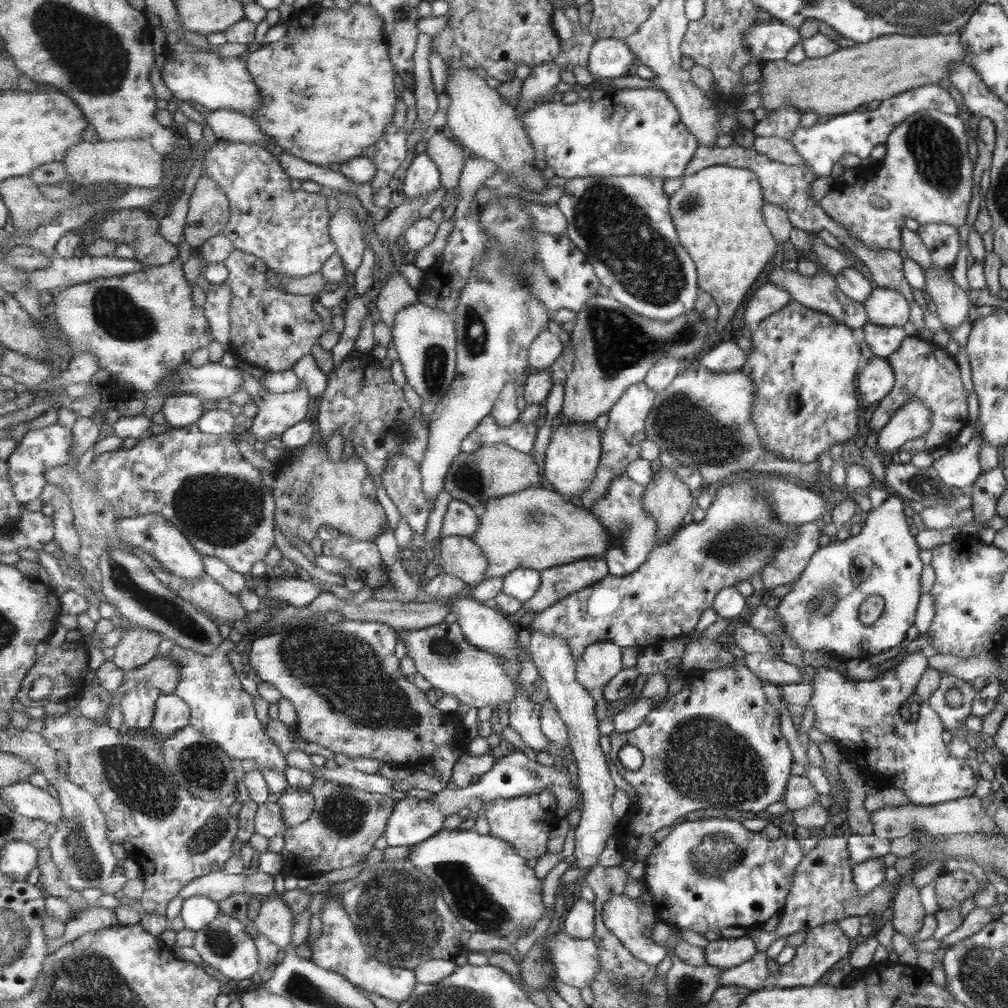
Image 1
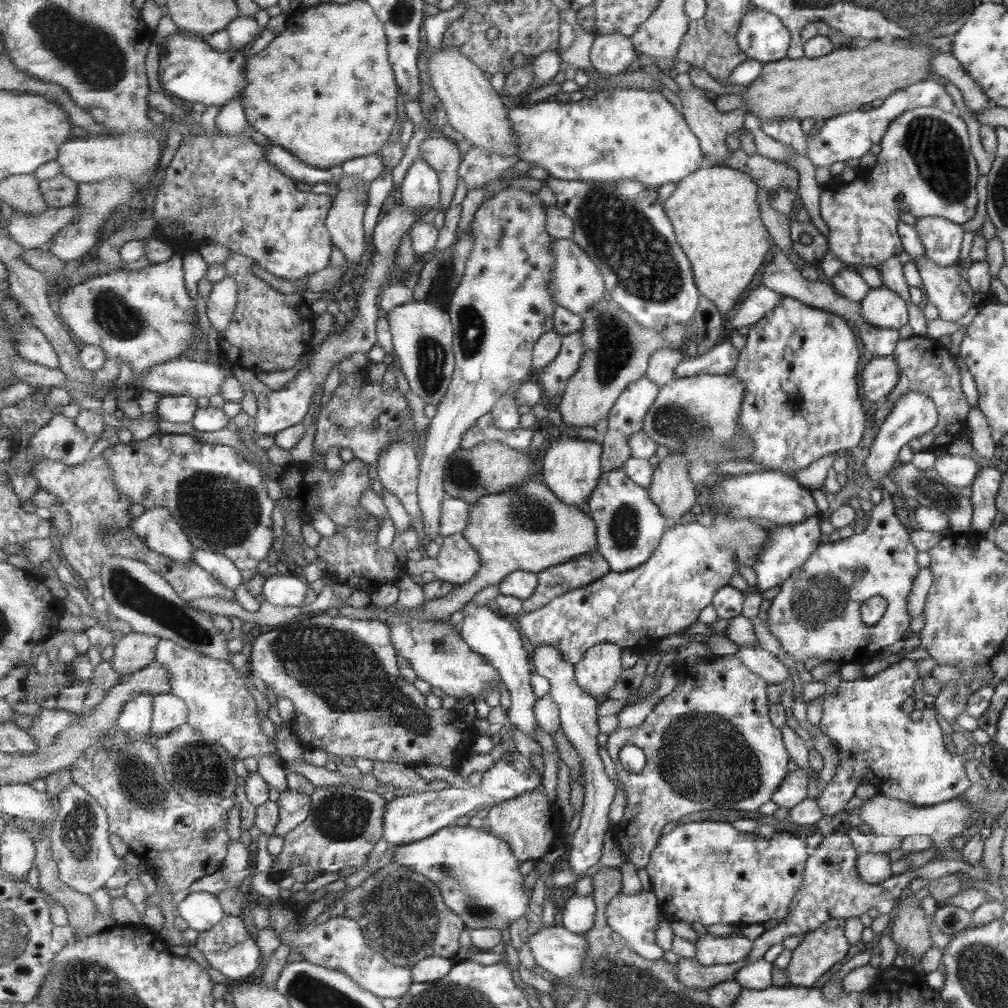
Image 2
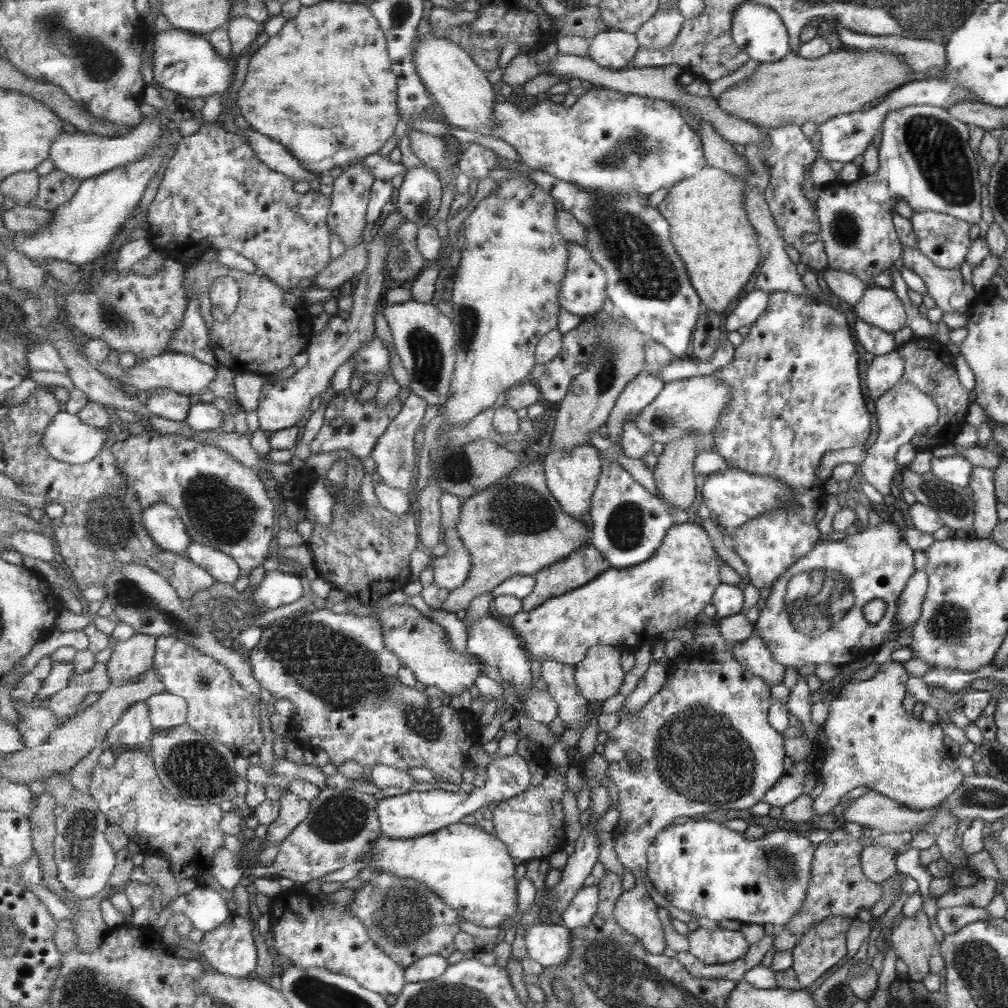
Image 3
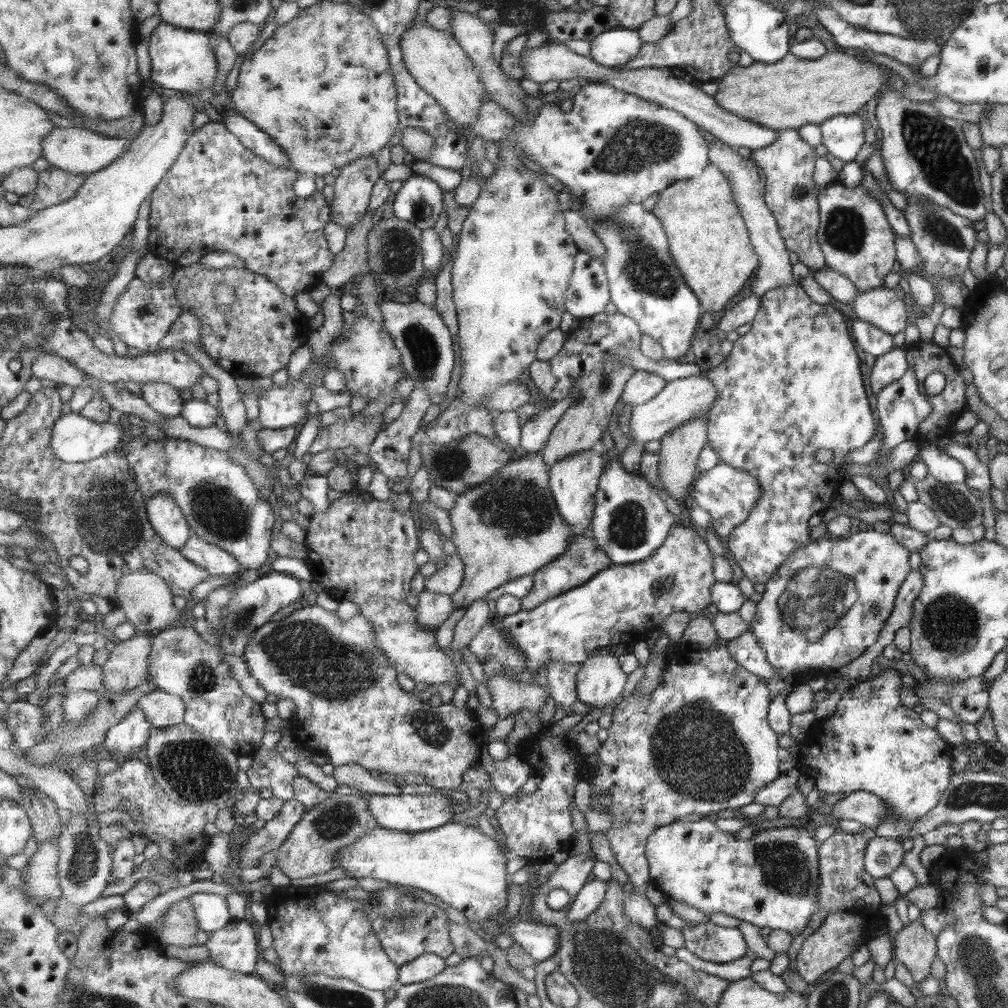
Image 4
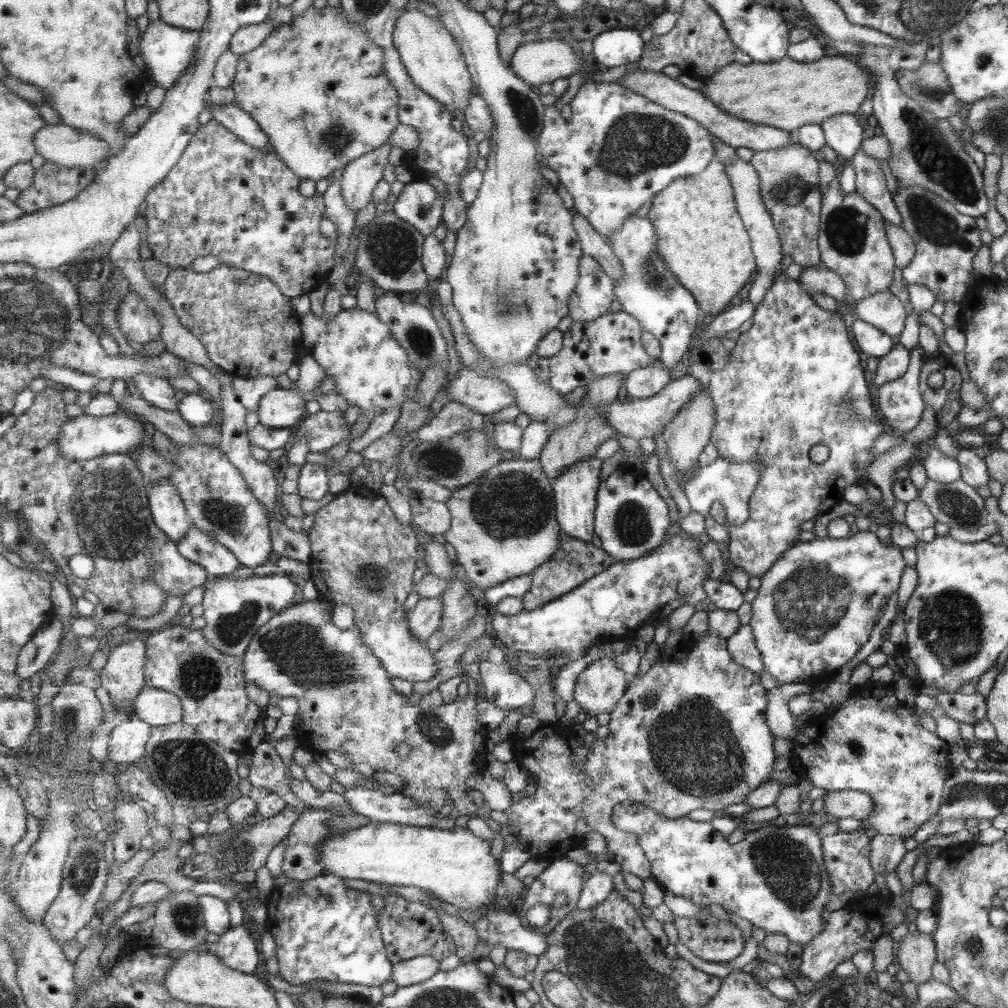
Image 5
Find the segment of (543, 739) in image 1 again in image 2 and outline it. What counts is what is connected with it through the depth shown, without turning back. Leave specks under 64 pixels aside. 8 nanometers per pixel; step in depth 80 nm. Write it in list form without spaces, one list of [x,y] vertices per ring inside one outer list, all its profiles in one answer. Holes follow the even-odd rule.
[[[474,601],[464,608],[463,614],[464,619],[460,623],[463,640],[467,642],[473,652],[485,657],[489,664],[497,668],[500,678],[510,691],[509,722],[517,726],[519,730],[534,737],[535,727],[539,725],[534,711],[534,704],[539,698],[535,696],[533,686],[531,686],[531,676],[534,673],[531,662],[529,662],[530,654],[525,652],[525,646],[523,646],[522,632],[511,624],[506,615],[498,610],[490,610],[487,606],[479,606]]]

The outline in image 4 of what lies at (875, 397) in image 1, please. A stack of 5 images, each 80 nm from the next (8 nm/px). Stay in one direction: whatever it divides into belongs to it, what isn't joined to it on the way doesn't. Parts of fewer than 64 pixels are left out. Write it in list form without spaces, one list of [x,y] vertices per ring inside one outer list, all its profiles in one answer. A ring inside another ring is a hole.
[[[894,346],[887,354],[876,357],[874,365],[867,373],[872,397],[886,384],[901,378],[907,369],[908,359],[903,347]]]

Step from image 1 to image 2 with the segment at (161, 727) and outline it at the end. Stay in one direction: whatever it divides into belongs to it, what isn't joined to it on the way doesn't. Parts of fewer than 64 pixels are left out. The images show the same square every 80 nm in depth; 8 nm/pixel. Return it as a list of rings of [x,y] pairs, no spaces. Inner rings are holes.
[[[173,693],[154,695],[151,737],[167,736],[173,729],[188,722],[188,704]]]

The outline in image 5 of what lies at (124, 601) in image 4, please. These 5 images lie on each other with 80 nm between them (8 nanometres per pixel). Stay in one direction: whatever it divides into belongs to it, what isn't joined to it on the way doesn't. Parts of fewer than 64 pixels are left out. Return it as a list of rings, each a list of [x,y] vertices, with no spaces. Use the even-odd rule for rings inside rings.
[[[139,579],[139,581],[133,581],[129,596],[135,600],[136,610],[134,610],[133,616],[151,618],[161,612],[167,593],[157,587],[153,581]]]

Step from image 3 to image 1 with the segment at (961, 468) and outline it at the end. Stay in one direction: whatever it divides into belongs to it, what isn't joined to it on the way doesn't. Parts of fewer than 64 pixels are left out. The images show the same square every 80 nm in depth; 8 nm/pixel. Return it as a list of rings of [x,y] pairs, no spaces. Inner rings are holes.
[[[973,436],[967,444],[960,445],[957,452],[948,449],[937,452],[932,467],[938,477],[955,488],[971,487],[982,473],[977,462],[979,443],[979,439]]]

